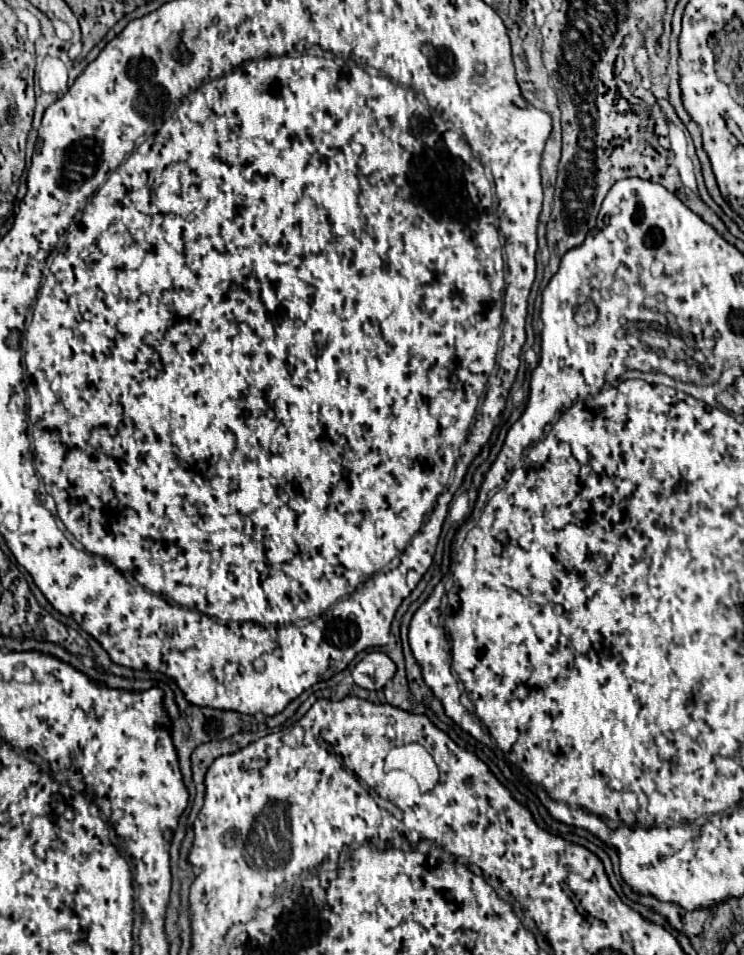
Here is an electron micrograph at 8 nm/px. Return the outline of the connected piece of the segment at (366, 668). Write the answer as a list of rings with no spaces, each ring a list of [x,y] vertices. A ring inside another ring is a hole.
[[[371,651],[367,653],[357,667],[353,669],[353,681],[355,685],[363,687],[363,689],[383,689],[387,681],[393,679],[397,671],[397,665],[381,651]]]

